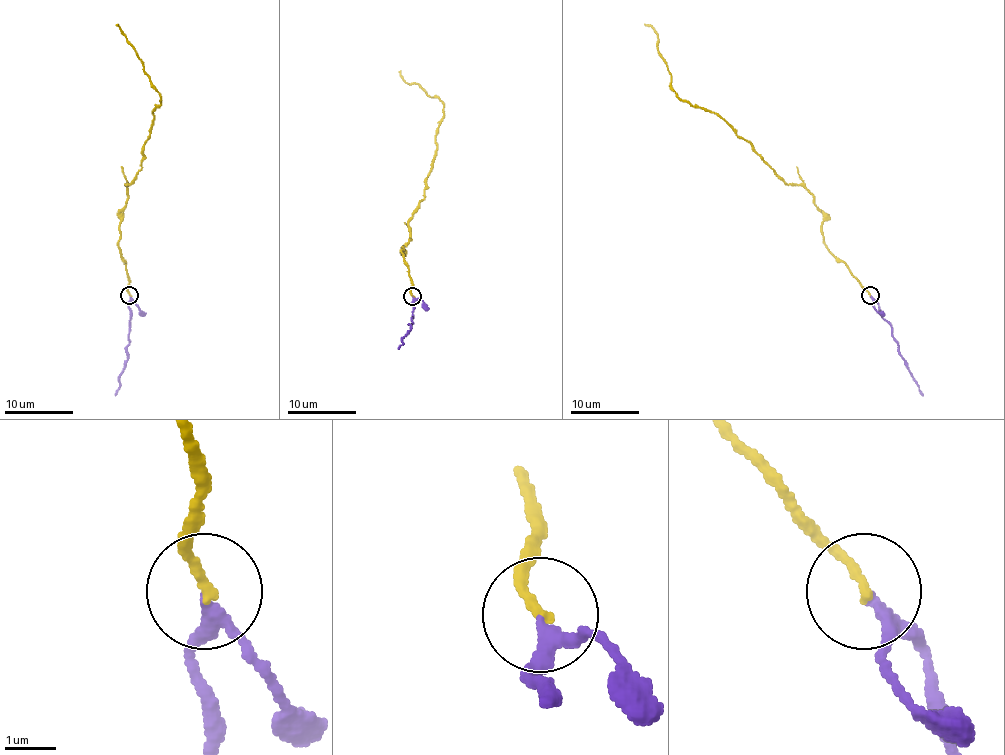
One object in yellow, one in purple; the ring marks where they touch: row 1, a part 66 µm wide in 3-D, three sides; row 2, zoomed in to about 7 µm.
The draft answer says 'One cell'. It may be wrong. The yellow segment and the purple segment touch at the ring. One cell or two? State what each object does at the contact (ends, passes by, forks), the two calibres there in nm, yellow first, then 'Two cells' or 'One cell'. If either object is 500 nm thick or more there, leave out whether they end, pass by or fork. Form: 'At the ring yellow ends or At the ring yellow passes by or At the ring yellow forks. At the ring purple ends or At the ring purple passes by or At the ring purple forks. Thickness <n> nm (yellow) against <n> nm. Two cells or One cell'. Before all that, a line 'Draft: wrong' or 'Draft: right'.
Draft: right
At the ring yellow ends. At the ring purple passes by. Thickness 180 nm (yellow) against 190 nm. One cell

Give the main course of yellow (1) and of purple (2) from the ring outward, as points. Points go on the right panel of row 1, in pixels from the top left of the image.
1: (870, 295), (824, 244), (814, 198), (786, 184), (723, 119), (677, 95), (658, 35), (645, 23)
2: (870, 295), (879, 305), (881, 316), (891, 326), (891, 336), (923, 396)

